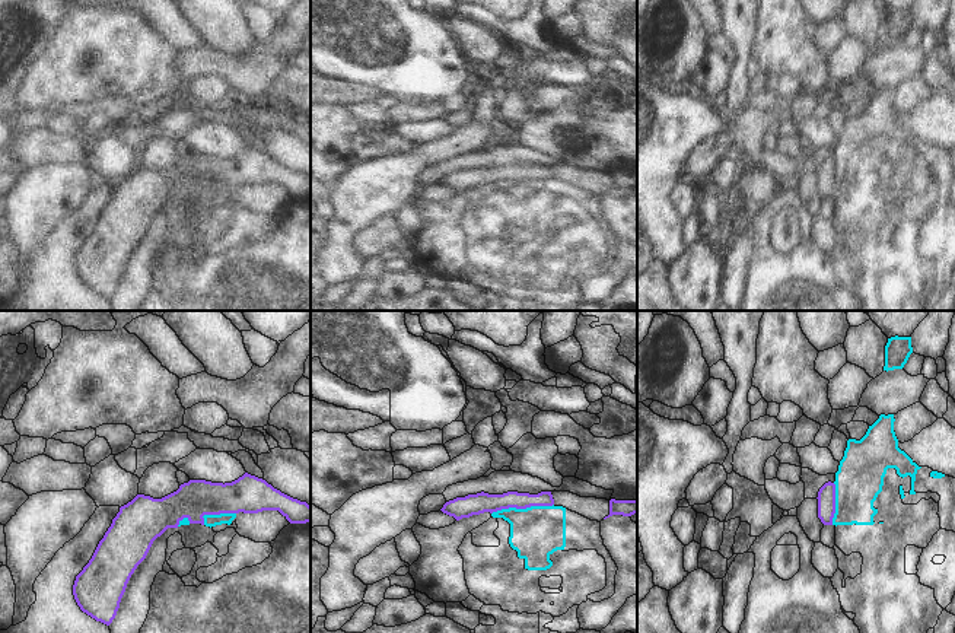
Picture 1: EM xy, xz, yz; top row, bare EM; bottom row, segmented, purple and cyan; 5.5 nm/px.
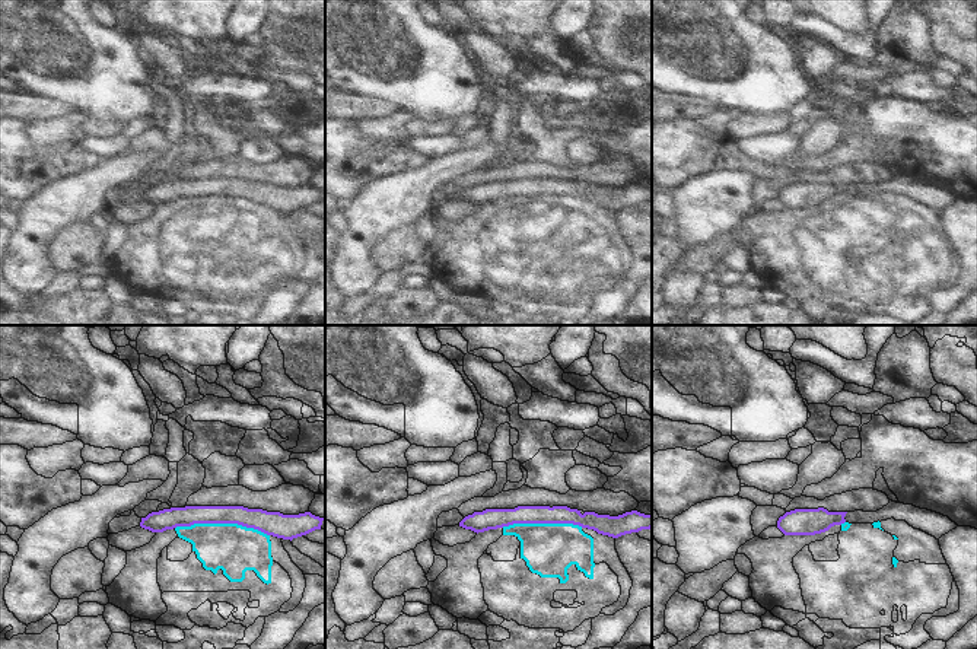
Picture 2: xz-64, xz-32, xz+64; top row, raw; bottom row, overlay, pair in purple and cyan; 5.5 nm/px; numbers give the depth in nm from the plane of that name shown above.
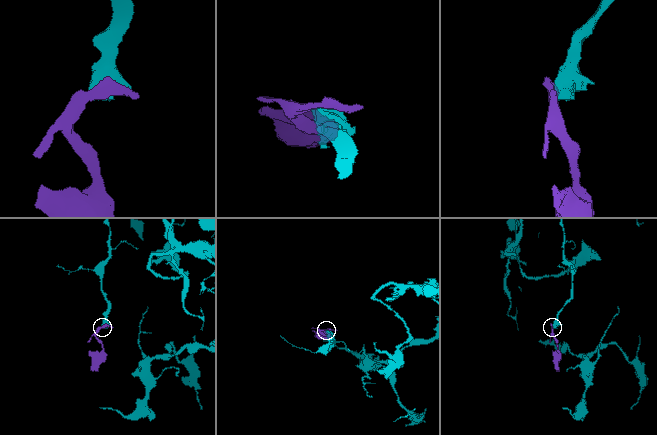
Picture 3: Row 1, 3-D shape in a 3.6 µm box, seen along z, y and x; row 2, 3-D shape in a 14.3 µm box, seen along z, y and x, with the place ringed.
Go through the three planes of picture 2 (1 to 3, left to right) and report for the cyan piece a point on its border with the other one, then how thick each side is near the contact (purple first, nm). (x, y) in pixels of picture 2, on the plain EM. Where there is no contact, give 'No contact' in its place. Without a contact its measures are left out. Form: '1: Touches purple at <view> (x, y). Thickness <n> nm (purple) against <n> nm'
1: Touches purple at xz-64 (222, 196). Thickness 120 nm (purple) against 260 nm
2: Touches purple at xz-32 (543, 196). Thickness 110 nm (purple) against 280 nm
3: Touches purple at xz+64 (842, 196). Thickness 140 nm (purple) against 50 nm.

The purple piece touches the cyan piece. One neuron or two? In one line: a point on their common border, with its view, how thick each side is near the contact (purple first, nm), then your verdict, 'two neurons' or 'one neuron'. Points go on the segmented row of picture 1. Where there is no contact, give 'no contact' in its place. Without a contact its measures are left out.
contact xz (522, 508); calibres 110 and 280 nm; two neurons

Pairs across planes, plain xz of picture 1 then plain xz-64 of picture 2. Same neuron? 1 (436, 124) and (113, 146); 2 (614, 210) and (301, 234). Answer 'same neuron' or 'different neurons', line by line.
1: same neuron
2: different neurons

